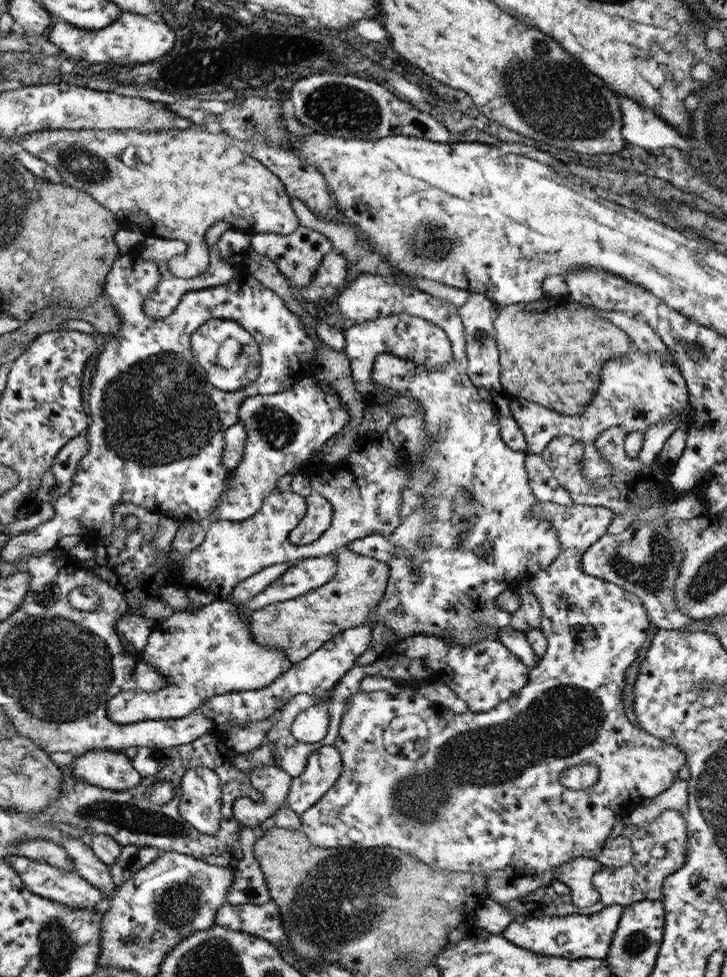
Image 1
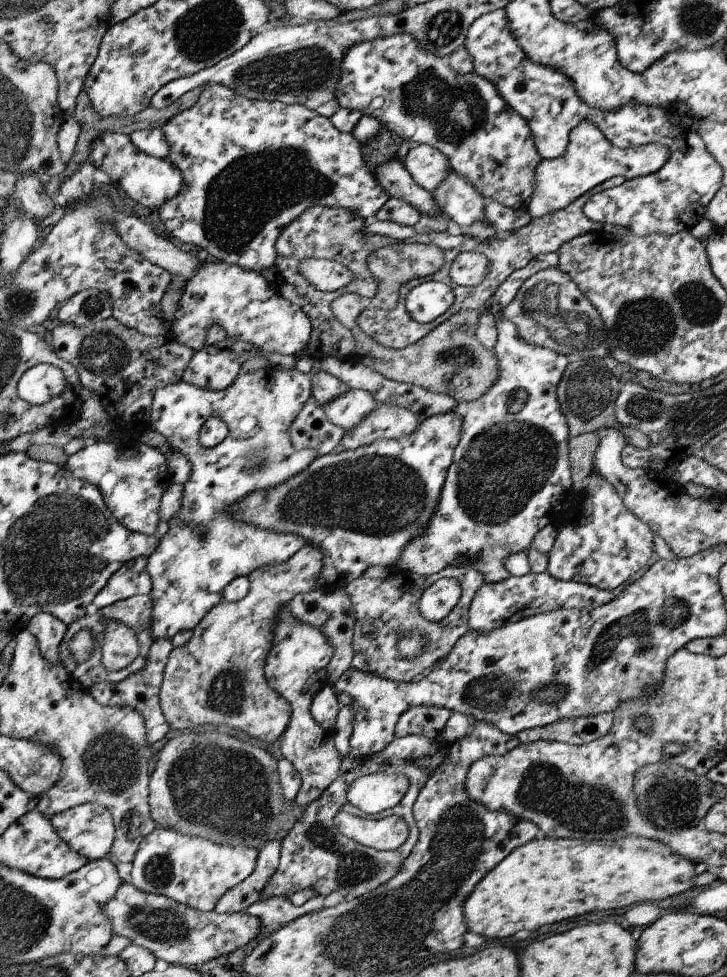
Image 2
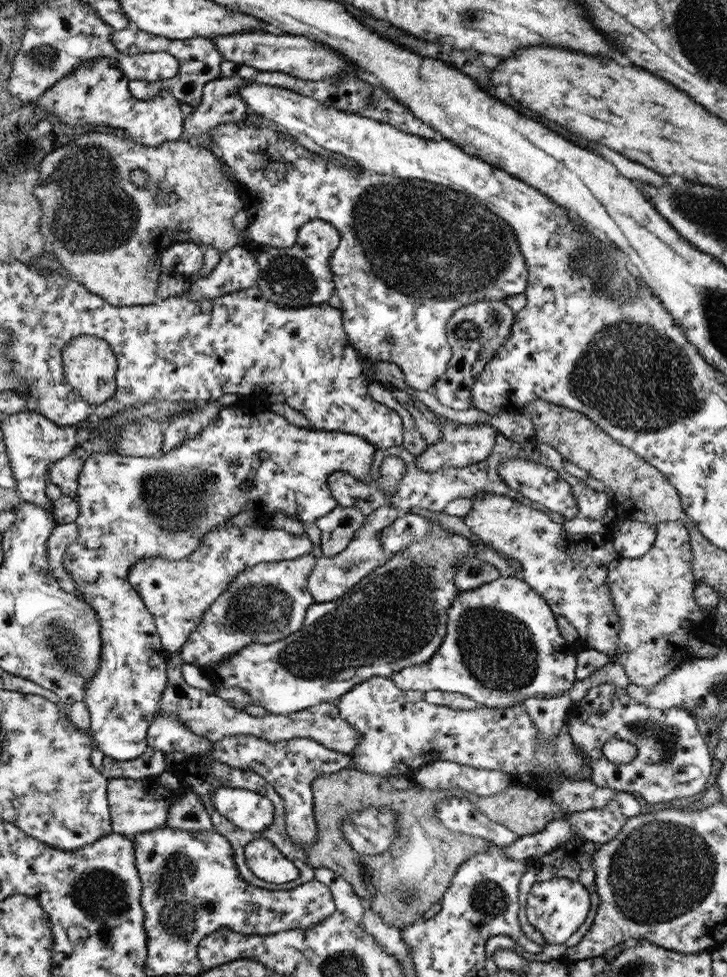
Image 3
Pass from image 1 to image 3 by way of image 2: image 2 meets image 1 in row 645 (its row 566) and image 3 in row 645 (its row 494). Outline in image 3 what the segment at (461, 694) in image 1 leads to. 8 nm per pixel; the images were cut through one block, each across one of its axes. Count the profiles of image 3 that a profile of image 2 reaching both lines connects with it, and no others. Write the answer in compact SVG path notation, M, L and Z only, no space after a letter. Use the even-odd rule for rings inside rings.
M498 576L477 588L458 591L446 614L446 632L441 644L423 665L413 665L392 673L393 684L405 692L416 690L440 690L458 692L475 701L478 706L504 709L525 699L559 696L574 683L575 654L568 649L567 642L559 635L555 614L547 603L533 592L520 576ZM469 622L503 622L503 624L469 624Z

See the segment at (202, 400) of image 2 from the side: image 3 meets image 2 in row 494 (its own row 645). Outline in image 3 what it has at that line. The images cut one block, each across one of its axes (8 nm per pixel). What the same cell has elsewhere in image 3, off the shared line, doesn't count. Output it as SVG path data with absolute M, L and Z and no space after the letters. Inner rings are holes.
M309 554L246 568L207 608L195 631L187 636L177 652L182 662L207 669L251 643L274 643L300 631L306 611L314 601L309 591L309 576L315 561L316 554Z

